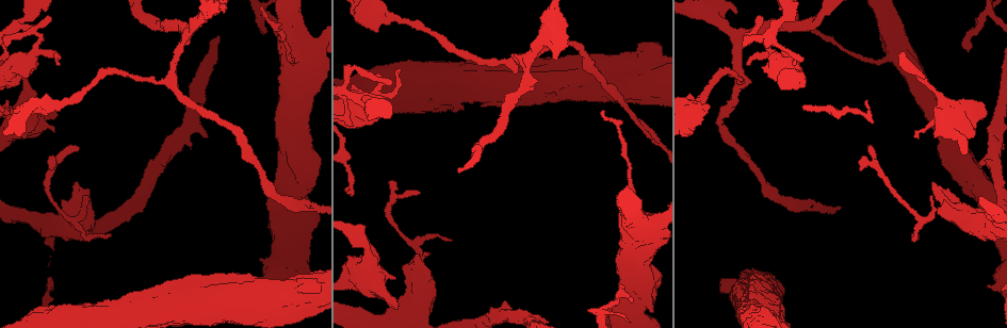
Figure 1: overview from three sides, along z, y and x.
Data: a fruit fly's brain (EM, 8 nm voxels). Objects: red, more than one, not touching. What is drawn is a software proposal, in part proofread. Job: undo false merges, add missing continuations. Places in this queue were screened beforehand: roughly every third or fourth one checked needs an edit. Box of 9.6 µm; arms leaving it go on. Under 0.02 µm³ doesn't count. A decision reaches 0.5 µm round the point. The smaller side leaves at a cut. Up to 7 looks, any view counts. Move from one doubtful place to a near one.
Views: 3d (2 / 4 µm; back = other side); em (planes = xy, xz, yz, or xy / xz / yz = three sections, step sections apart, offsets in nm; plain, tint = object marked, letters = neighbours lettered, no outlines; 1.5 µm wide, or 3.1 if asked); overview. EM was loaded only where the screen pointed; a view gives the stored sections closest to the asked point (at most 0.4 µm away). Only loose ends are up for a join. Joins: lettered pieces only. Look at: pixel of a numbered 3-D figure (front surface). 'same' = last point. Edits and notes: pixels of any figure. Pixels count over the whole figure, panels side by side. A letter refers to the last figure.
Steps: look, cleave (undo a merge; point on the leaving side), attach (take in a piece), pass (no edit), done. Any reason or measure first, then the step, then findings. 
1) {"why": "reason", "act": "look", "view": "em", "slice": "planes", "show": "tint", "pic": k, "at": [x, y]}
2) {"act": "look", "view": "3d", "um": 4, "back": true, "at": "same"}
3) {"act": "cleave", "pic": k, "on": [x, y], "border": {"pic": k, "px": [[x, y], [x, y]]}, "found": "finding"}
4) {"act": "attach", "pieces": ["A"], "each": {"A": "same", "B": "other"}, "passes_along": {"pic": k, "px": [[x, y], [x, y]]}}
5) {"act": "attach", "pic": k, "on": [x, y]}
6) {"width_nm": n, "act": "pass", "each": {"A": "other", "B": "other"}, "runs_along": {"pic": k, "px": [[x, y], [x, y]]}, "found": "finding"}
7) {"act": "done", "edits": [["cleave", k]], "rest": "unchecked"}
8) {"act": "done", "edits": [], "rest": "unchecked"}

{"why": "three-way junction", "act": "look", "view": "3d", "um": 4, "pic": 1, "at": [736, 44]}

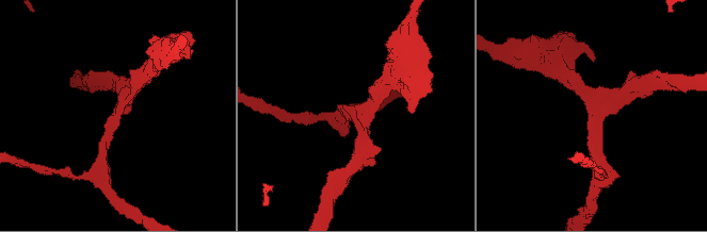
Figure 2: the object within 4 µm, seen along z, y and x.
{"arms": 3, "arm_widths_nm": [190, 240, 240], "why": "now the EM", "act": "look", "view": "em", "slice": "planes", "show": "plain", "pic": 2, "at": [594, 115]}

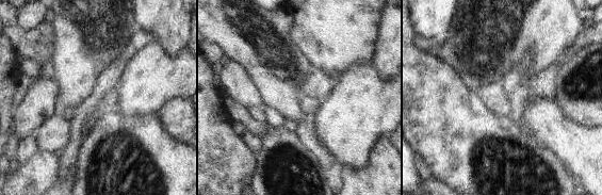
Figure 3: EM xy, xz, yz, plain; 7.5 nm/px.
{"why": "see the neighbours", "act": "look", "view": "em", "slice": "planes", "show": "letters", "at": "same"}

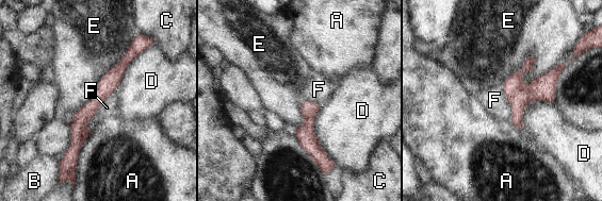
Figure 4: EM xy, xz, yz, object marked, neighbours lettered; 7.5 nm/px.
{"act": "pass", "each": {"A": "other", "B": "other", "C": "other", "D": "other", "E": "other", "F": "other"}, "border": {"pic": 4, "px": [[555, 65], [507, 78]]}, "found": "all the same cell"}

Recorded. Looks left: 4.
{"why": "abrupt turn", "act": "look", "view": "em", "slice": "planes", "show": "tint", "pic": 1, "at": [38, 34]}

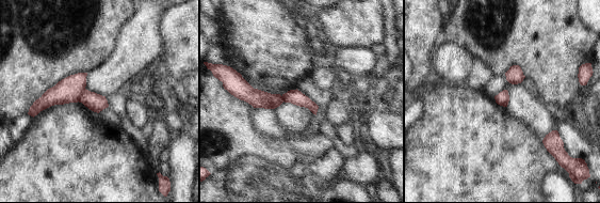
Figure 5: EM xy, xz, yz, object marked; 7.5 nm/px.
{"act": "look", "view": "em", "slice": "planes", "show": "letters", "at": "same"}

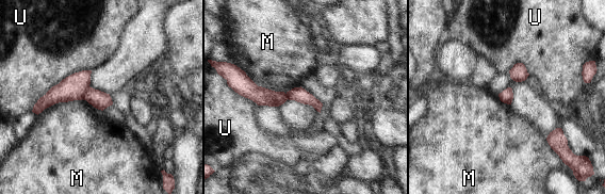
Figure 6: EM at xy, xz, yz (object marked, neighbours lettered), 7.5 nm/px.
{"width_nm": 100, "longest_contact_nm": ["U", 550], "act": "cleave", "pic": 6, "on": [100, 100], "each": {"M": "other", "U": "other"}, "found": "a second cell is stuck on"}

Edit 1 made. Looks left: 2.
{"act": "done", "edits": [["cleave", 6]], "rest": "unchecked"}

